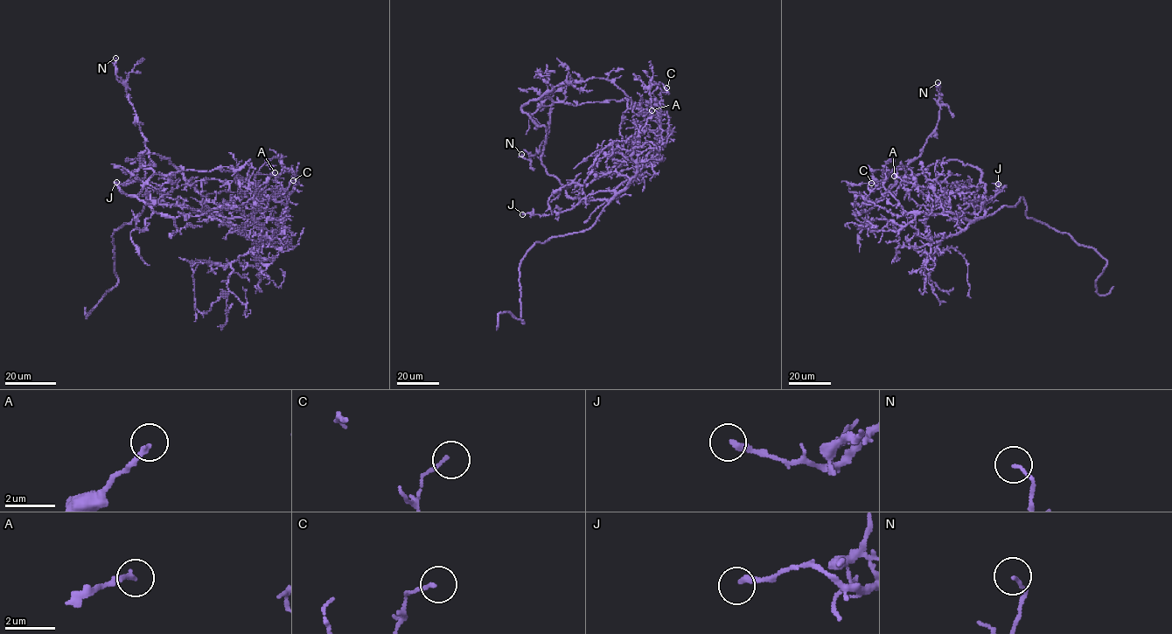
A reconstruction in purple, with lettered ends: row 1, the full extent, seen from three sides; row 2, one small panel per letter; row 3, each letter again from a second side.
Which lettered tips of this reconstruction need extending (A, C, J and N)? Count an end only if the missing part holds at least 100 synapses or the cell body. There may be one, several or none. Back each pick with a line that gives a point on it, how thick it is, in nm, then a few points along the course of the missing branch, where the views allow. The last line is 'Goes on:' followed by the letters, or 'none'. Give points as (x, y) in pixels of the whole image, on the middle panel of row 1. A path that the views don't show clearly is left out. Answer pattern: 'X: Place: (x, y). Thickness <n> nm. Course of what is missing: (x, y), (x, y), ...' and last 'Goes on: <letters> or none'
Goes on: none

